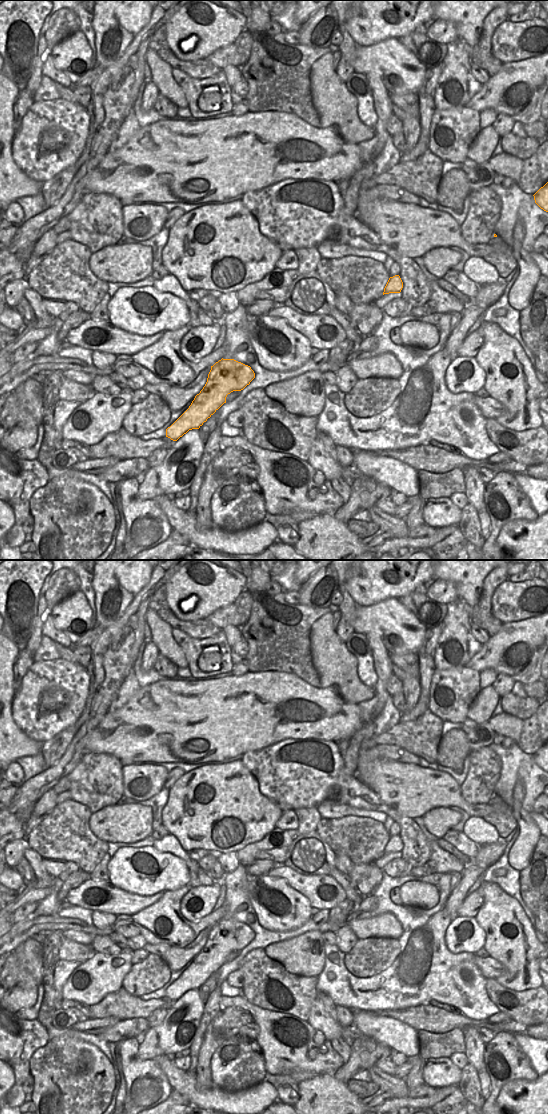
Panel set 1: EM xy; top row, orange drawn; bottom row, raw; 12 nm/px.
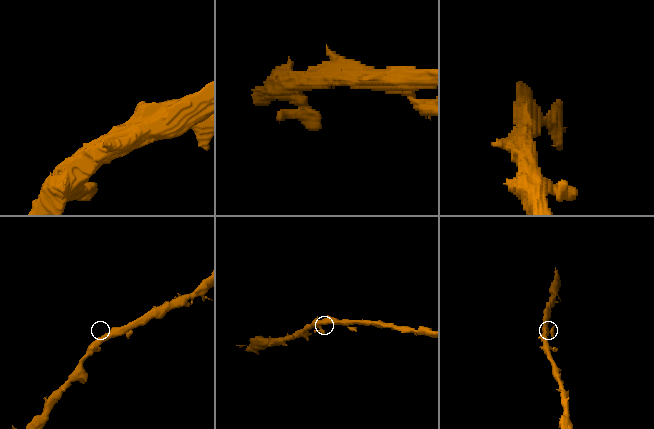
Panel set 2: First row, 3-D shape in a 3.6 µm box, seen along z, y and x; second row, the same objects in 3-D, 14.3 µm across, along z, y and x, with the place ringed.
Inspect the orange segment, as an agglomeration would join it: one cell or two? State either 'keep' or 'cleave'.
keep

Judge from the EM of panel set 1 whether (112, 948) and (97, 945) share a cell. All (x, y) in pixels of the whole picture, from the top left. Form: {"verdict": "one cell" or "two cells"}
{"verdict": "one cell"}

